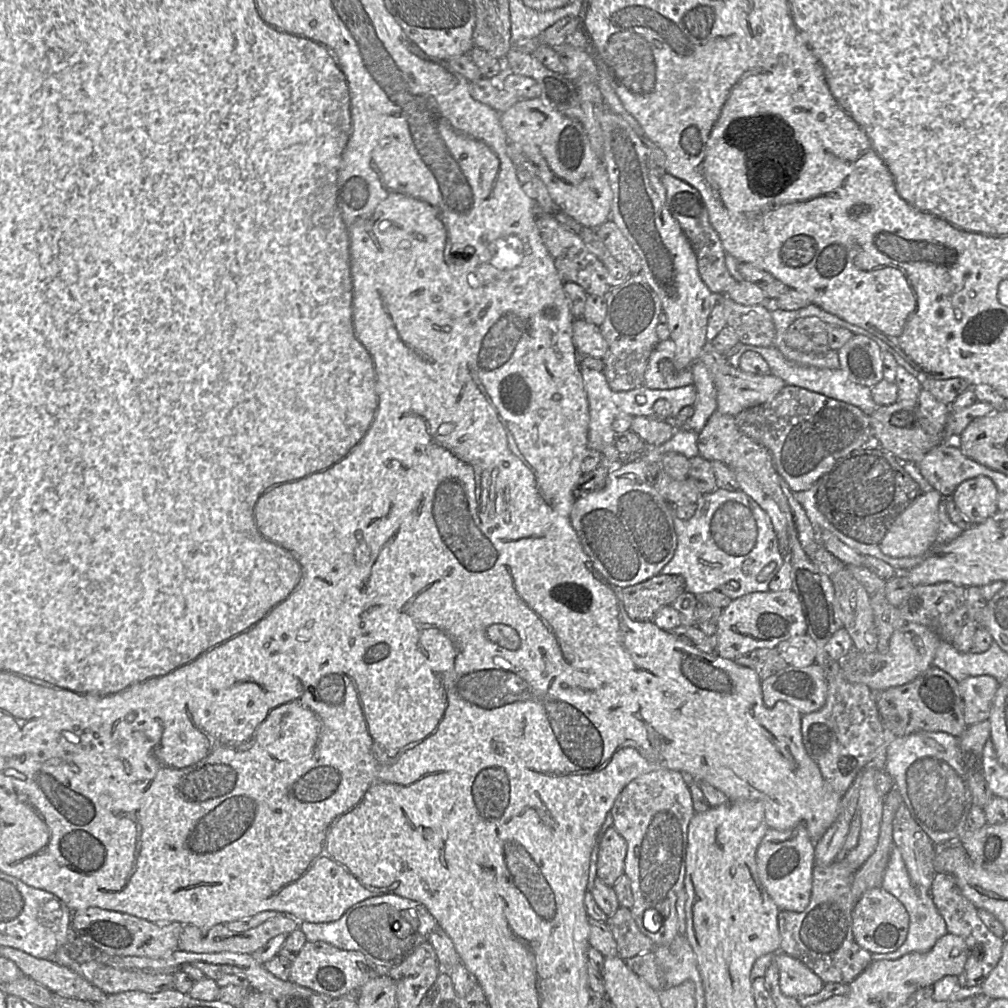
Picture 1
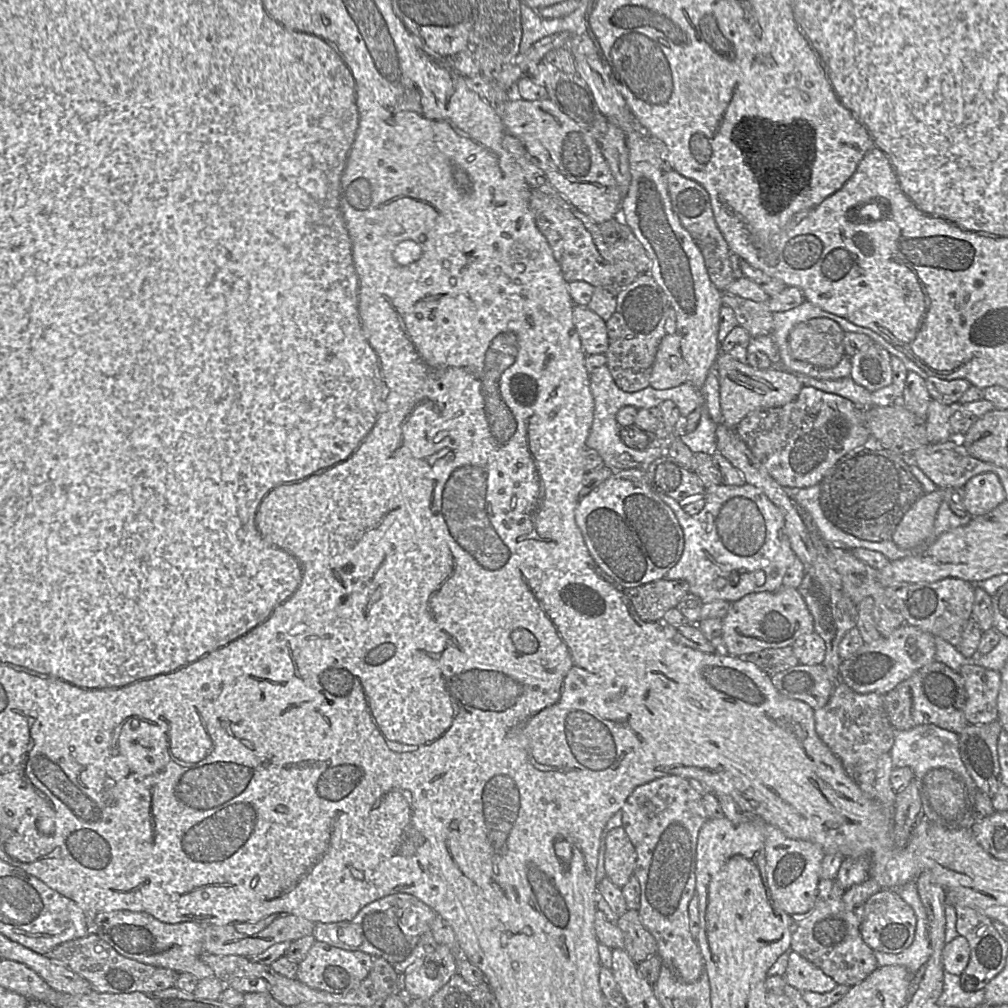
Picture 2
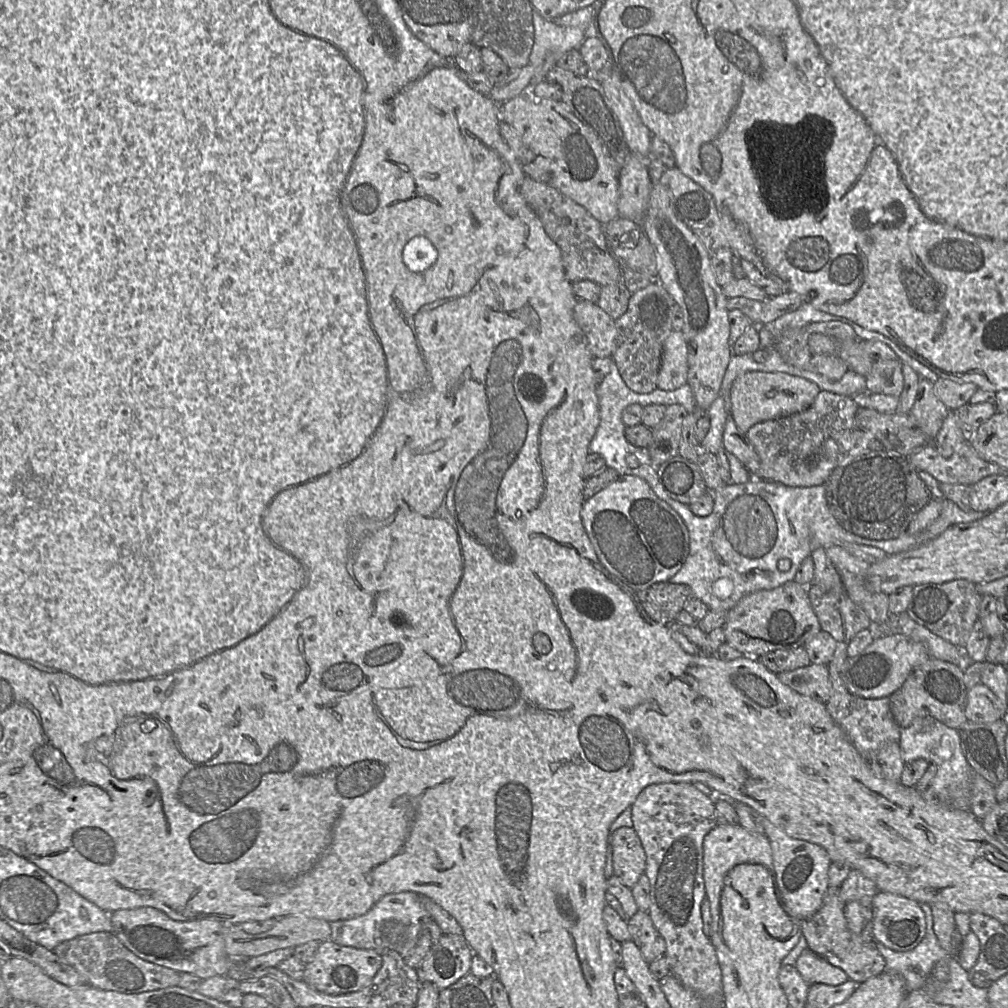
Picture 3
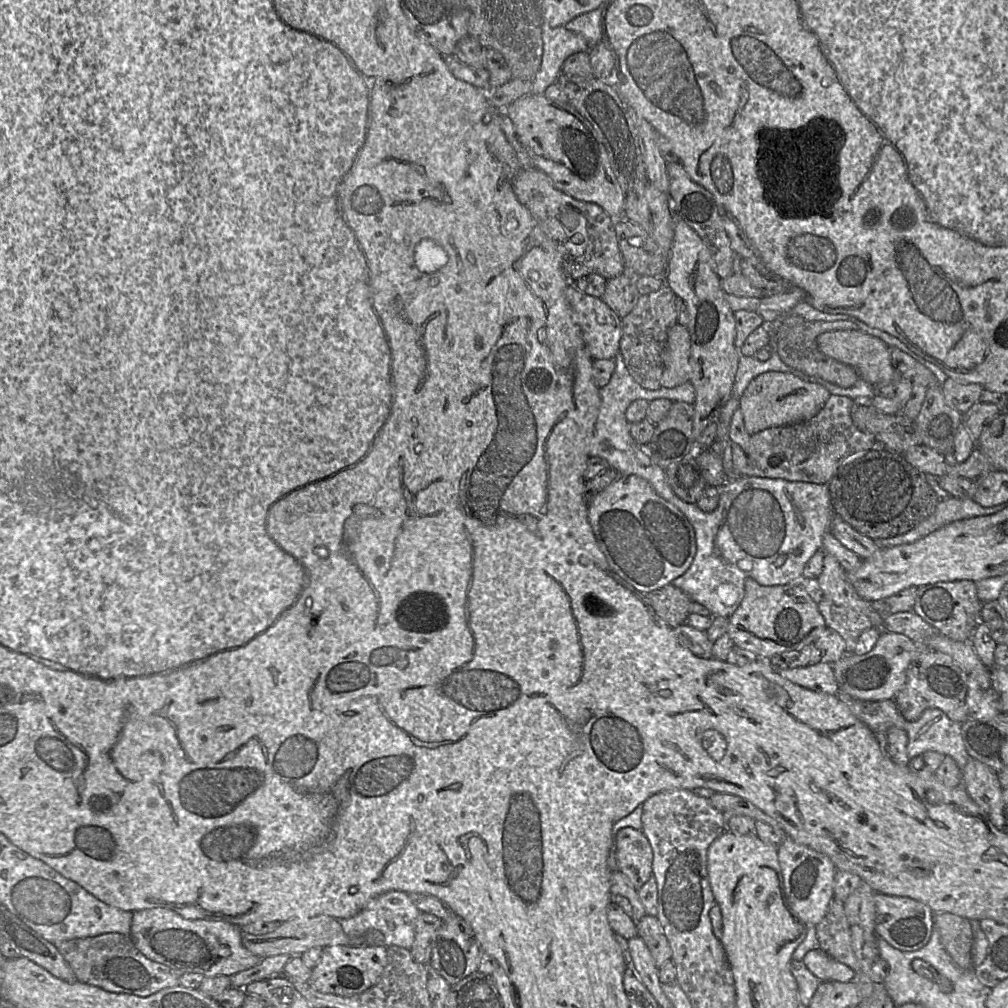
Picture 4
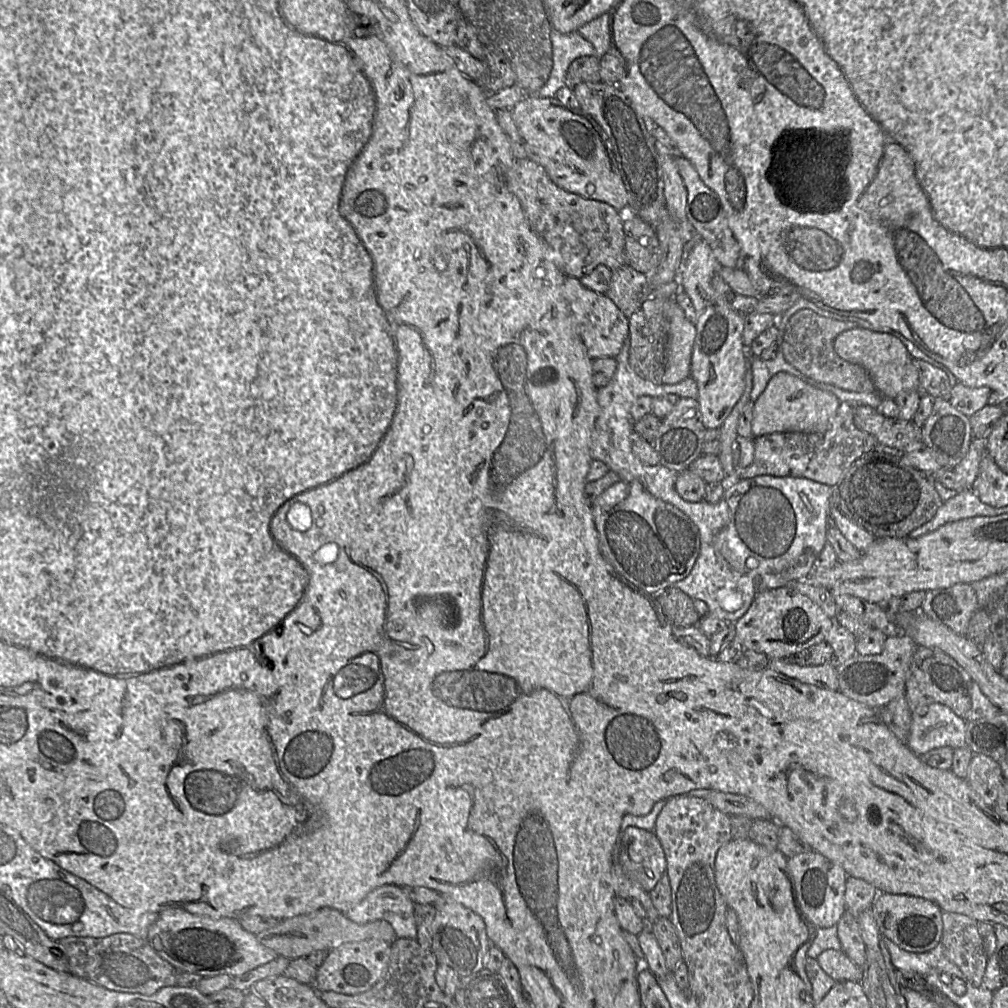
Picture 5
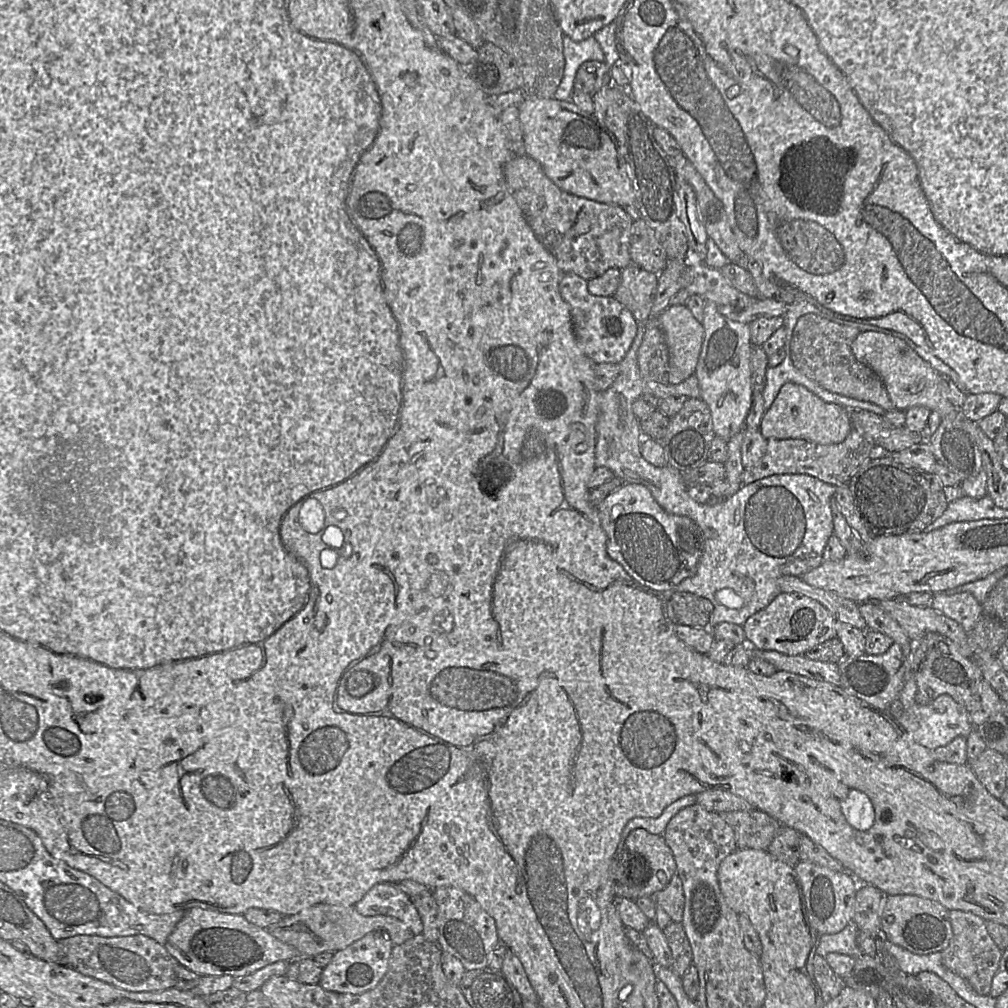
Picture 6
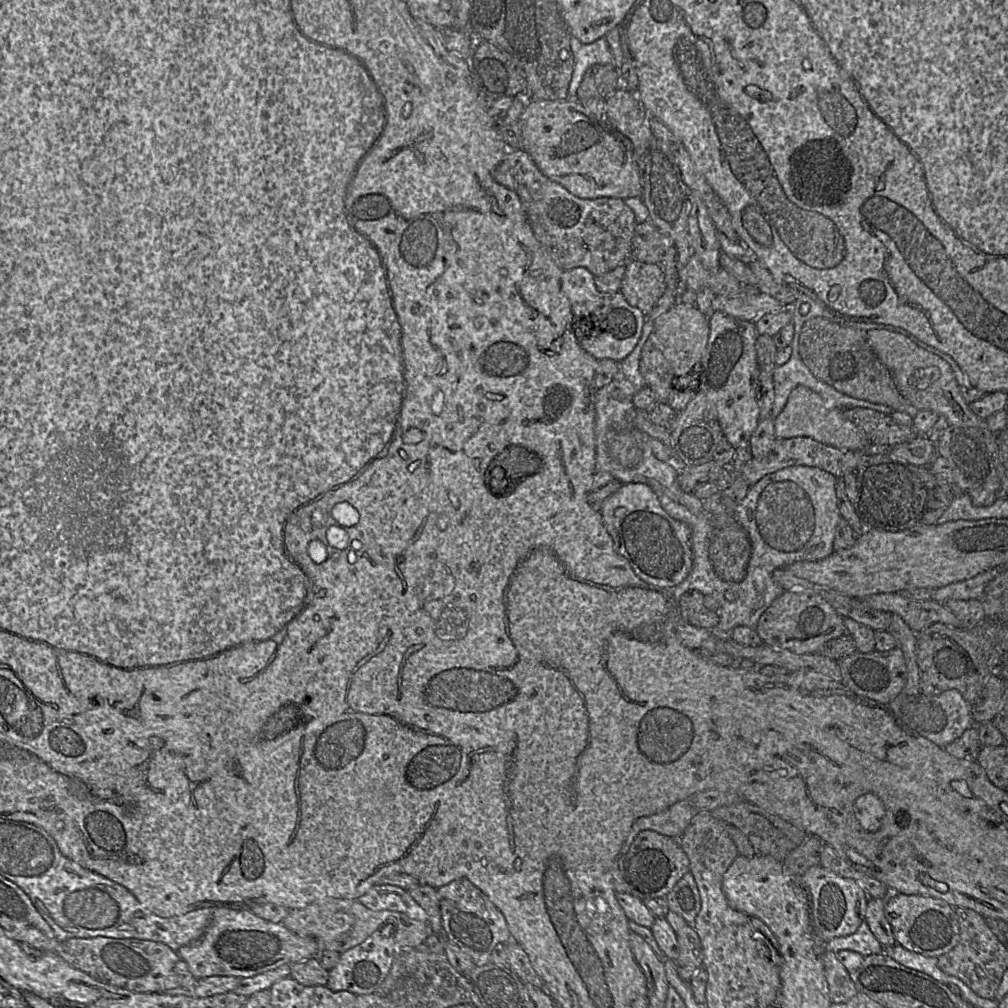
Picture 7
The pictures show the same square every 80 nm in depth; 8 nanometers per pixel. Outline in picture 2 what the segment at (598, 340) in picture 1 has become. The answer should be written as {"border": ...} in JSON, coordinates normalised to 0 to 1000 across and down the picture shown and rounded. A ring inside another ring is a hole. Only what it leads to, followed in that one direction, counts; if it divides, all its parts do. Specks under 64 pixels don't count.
{"border":[[[570,303],[568,319],[581,352],[600,351],[603,346],[601,319],[582,304]]]}

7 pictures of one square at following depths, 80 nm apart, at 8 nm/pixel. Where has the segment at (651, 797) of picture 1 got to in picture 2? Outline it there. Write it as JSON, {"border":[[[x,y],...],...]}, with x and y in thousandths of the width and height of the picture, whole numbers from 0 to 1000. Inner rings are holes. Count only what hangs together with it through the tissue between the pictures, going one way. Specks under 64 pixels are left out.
{"border":[[[664,769],[632,780],[616,801],[617,818],[628,837],[632,851],[628,869],[636,880],[633,906],[638,919],[652,934],[652,946],[657,956],[663,958],[677,974],[687,975],[699,962],[699,954],[685,922],[684,896],[690,884],[690,840],[693,824],[702,813],[696,789],[684,779],[682,773]]]}

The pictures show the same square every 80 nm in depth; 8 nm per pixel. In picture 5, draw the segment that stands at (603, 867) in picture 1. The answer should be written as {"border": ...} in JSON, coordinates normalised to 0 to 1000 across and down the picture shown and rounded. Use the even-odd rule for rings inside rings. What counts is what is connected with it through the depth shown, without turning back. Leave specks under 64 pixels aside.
{"border":[[[632,820],[620,822],[614,856],[620,868],[643,886],[660,868],[662,860],[658,841],[651,828]]]}

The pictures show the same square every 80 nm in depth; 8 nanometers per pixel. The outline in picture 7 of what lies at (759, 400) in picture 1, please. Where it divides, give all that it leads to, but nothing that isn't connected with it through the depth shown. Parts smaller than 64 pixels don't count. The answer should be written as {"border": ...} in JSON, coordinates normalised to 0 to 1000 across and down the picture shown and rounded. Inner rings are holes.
{"border":[[[791,383],[782,393],[777,407],[768,415],[771,436],[802,434],[831,445],[860,446],[863,438],[859,431],[845,420],[834,406],[820,403],[815,394],[799,383]]]}

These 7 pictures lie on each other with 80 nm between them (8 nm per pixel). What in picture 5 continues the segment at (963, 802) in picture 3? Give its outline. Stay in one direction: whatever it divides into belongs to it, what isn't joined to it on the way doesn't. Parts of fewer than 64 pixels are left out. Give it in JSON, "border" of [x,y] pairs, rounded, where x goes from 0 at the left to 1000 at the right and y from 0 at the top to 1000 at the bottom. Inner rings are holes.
{"border":[[[925,697],[920,701],[917,709],[904,707],[904,720],[900,732],[900,739],[912,750],[925,743],[938,740],[952,743],[958,740],[958,720],[959,714],[948,709],[940,700],[933,697]]]}

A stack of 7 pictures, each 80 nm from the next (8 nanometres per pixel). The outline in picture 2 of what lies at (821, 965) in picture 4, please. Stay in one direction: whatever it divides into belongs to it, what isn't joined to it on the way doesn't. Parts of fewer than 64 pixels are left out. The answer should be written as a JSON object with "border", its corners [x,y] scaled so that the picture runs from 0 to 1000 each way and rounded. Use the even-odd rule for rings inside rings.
{"border":[[[786,943],[778,965],[779,973],[794,984],[822,984],[831,976],[810,957]]]}

